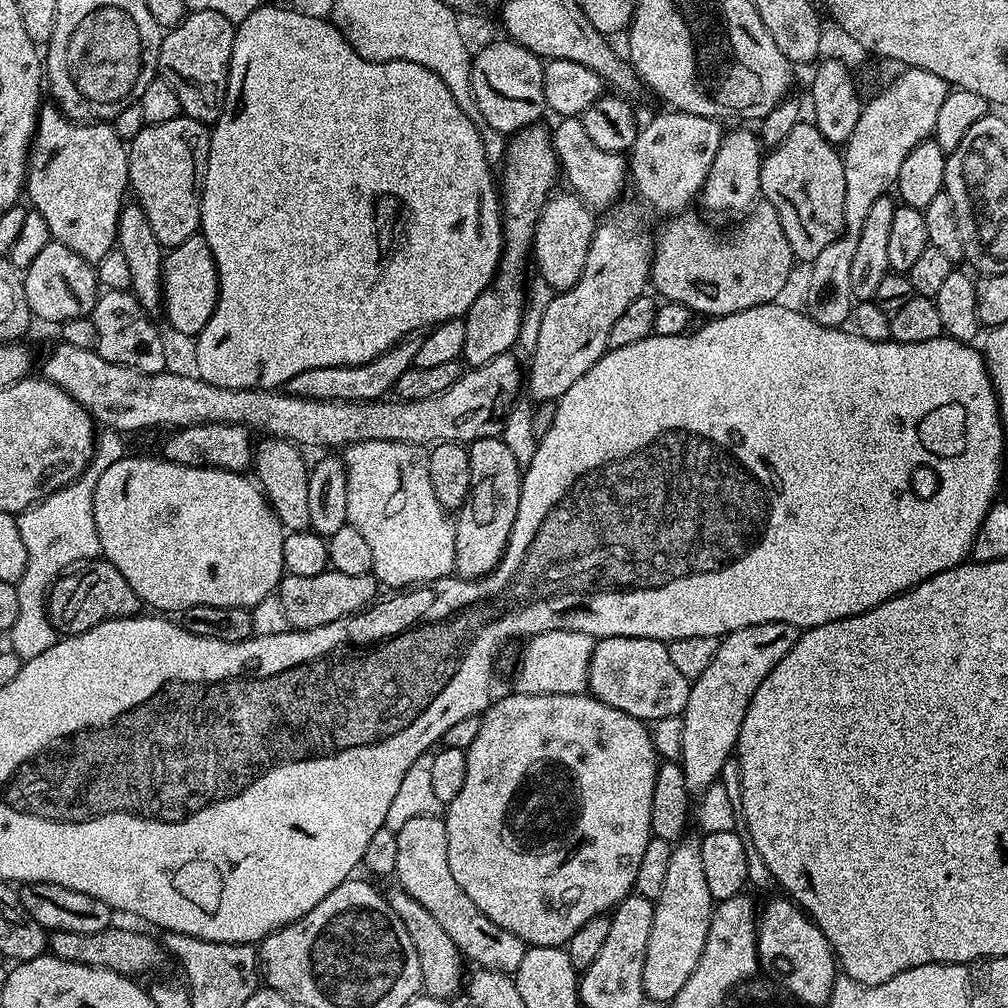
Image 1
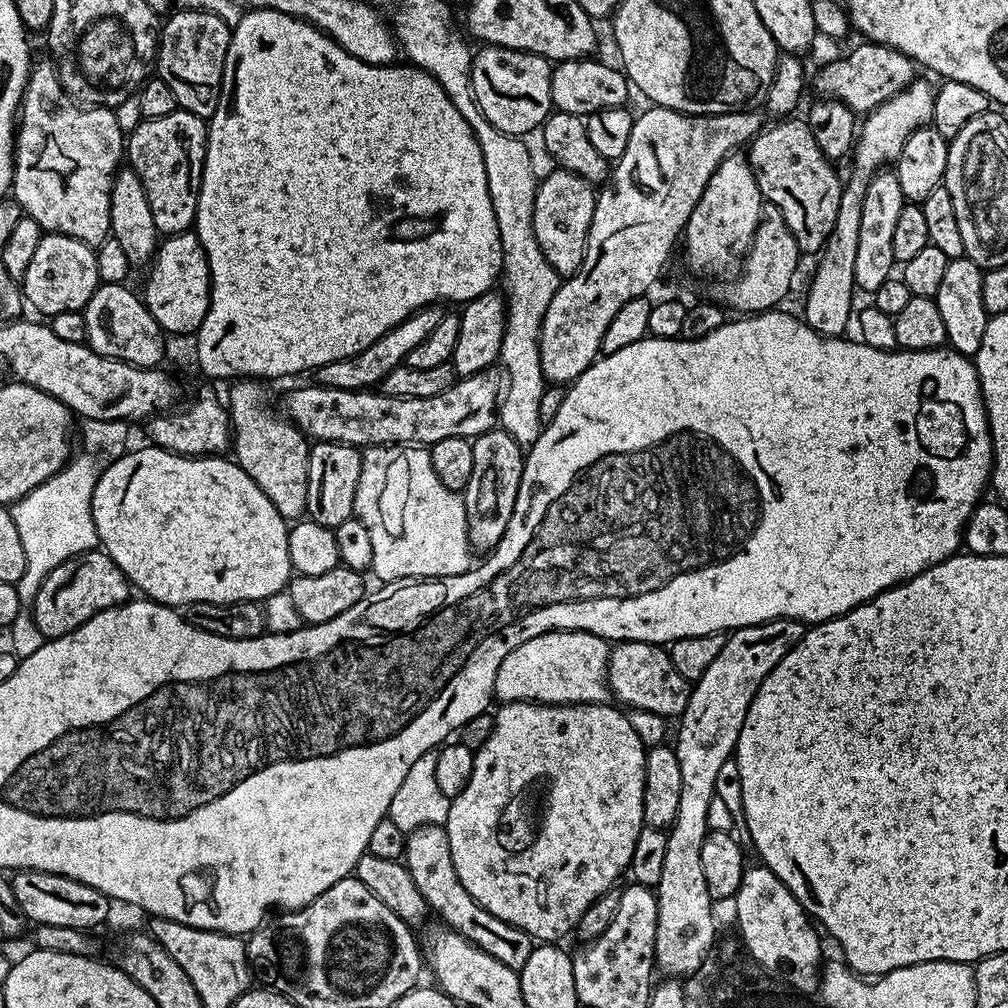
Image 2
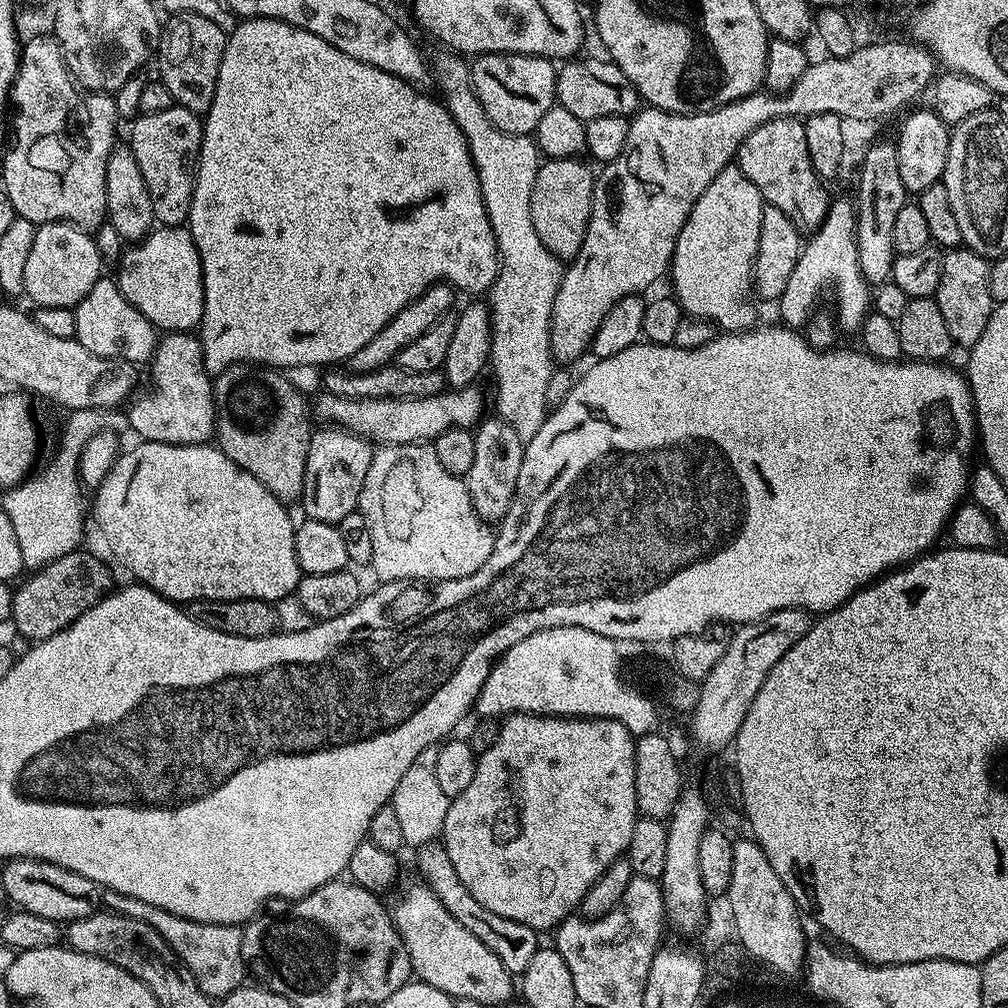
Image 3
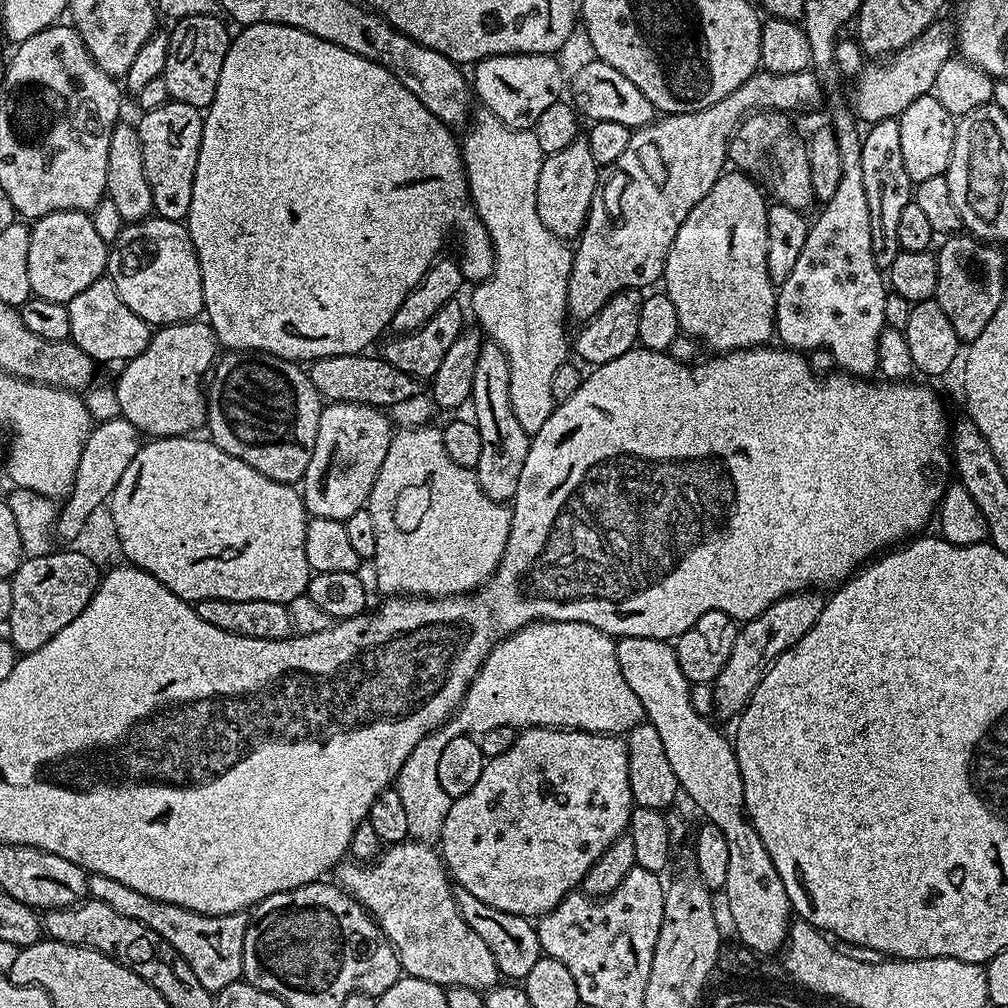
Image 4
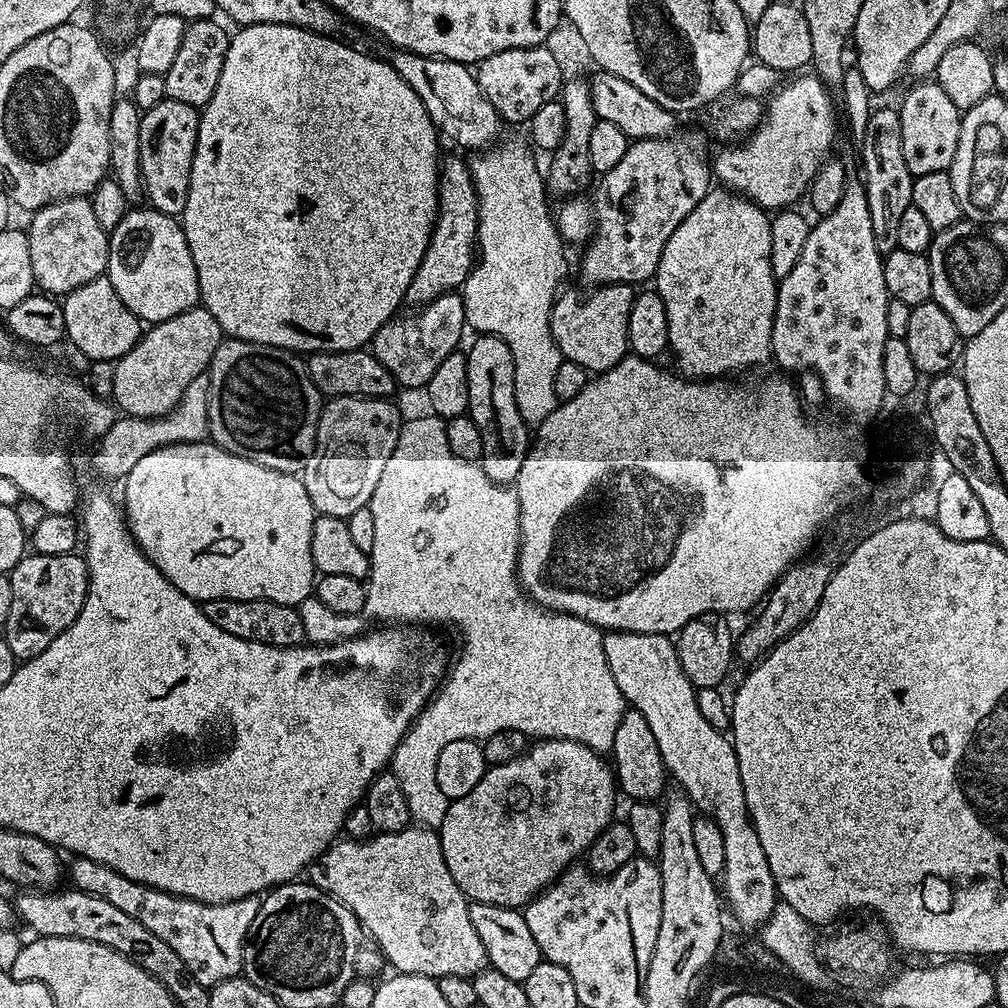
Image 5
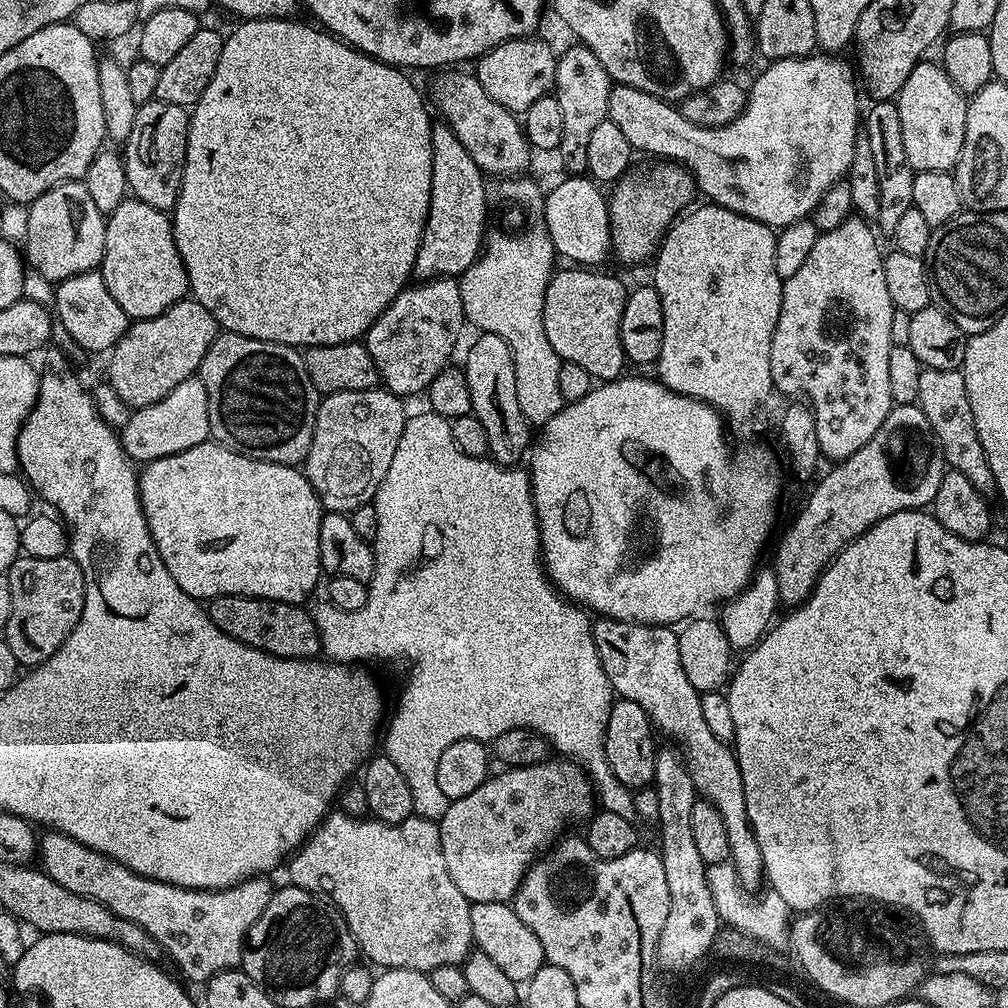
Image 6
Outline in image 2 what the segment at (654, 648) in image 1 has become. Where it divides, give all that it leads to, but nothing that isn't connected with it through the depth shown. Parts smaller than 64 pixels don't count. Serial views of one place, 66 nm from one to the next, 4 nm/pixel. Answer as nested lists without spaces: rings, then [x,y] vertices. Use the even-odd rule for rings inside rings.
[[[625,640],[609,651],[608,691],[621,700],[619,703],[625,709],[678,718],[686,710],[692,684],[674,670],[674,662],[670,662],[667,651],[661,645]]]

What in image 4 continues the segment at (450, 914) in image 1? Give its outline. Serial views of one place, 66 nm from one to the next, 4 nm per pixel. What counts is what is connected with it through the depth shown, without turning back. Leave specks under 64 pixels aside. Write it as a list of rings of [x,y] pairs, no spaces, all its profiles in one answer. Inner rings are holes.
[[[457,887],[454,895],[462,918],[466,918],[466,926],[470,926],[470,930],[474,930],[474,934],[478,934],[482,942],[486,942],[490,954],[494,954],[494,962],[501,977],[512,982],[523,982],[526,974],[530,974],[534,962],[538,962],[542,955],[535,923],[527,916],[494,910],[494,906],[486,906],[482,898],[474,898],[474,894],[470,894],[470,890],[465,888]]]

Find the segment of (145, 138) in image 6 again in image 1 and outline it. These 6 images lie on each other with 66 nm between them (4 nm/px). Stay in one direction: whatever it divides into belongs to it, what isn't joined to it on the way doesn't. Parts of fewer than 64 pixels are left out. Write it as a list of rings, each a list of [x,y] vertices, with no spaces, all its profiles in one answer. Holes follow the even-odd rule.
[[[181,114],[170,122],[149,124],[128,144],[128,182],[135,203],[146,214],[154,238],[158,238],[161,248],[171,250],[182,246],[186,238],[200,232],[200,207],[204,175],[208,169],[208,151],[210,150],[210,128],[201,120],[195,120]]]

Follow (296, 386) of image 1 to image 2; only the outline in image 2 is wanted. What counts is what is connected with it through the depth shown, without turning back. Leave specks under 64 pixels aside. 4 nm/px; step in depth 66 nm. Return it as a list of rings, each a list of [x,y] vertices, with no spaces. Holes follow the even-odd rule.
[[[443,303],[429,304],[426,308],[420,308],[417,312],[412,312],[410,318],[406,318],[394,330],[388,330],[366,350],[358,350],[350,358],[338,358],[338,362],[326,362],[326,366],[315,369],[315,383],[325,384],[328,388],[337,388],[338,390],[350,390],[351,392],[363,392],[365,390],[375,389],[390,374],[390,370],[401,367],[407,361],[410,350],[415,350],[433,330],[438,327],[438,322],[446,314],[446,308]]]

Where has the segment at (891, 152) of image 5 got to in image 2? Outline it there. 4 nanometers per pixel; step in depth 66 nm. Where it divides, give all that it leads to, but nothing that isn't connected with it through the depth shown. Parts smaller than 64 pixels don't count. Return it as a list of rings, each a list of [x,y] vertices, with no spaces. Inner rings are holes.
[[[881,170],[872,177],[872,181],[866,186],[866,198],[862,198],[862,226],[858,226],[858,255],[854,258],[854,282],[861,293],[871,294],[882,286],[893,275],[892,268],[897,267],[894,258],[894,229],[898,222],[898,214],[902,214],[905,206],[902,186],[898,186],[898,178],[895,171]]]

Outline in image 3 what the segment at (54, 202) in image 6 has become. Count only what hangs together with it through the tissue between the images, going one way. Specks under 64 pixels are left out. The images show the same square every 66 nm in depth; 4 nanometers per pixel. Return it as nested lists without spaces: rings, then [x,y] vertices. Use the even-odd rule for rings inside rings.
[[[62,220],[53,224],[41,224],[34,234],[34,246],[30,246],[26,261],[23,295],[29,296],[33,305],[42,308],[62,306],[75,309],[82,298],[90,294],[94,282],[101,280],[100,268],[102,269],[102,261],[91,231]]]

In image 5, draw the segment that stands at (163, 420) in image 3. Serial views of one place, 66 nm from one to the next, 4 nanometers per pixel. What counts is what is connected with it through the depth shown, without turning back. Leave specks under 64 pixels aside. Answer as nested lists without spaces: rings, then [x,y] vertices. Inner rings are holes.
[[[203,306],[174,314],[166,322],[151,325],[139,342],[125,356],[115,361],[111,399],[125,417],[157,419],[174,410],[183,392],[198,374],[207,372],[214,358],[214,350],[225,339],[218,326],[218,318]]]

